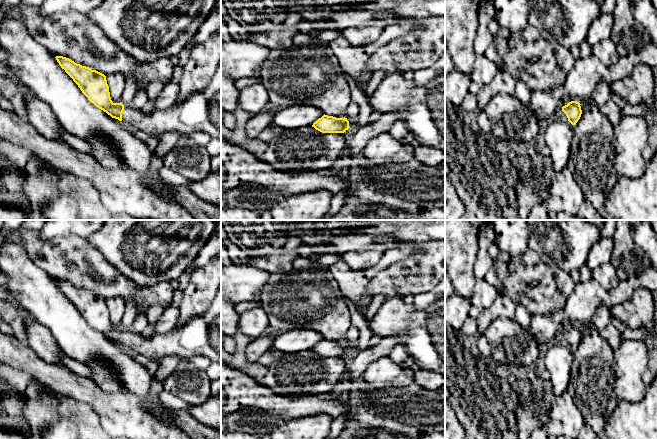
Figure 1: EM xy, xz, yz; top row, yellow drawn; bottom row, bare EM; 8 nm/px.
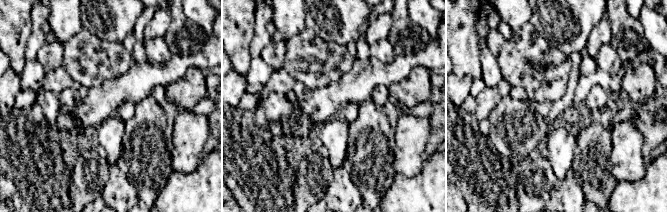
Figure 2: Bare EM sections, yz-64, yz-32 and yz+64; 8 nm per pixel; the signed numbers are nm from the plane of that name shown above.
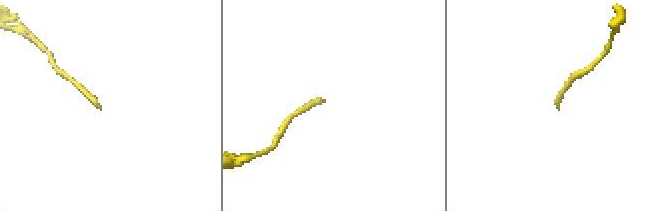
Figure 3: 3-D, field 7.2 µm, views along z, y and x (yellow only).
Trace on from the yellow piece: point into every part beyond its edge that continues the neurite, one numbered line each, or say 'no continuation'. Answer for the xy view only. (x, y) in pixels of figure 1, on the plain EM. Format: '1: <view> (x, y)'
1: xy (201, 336)

